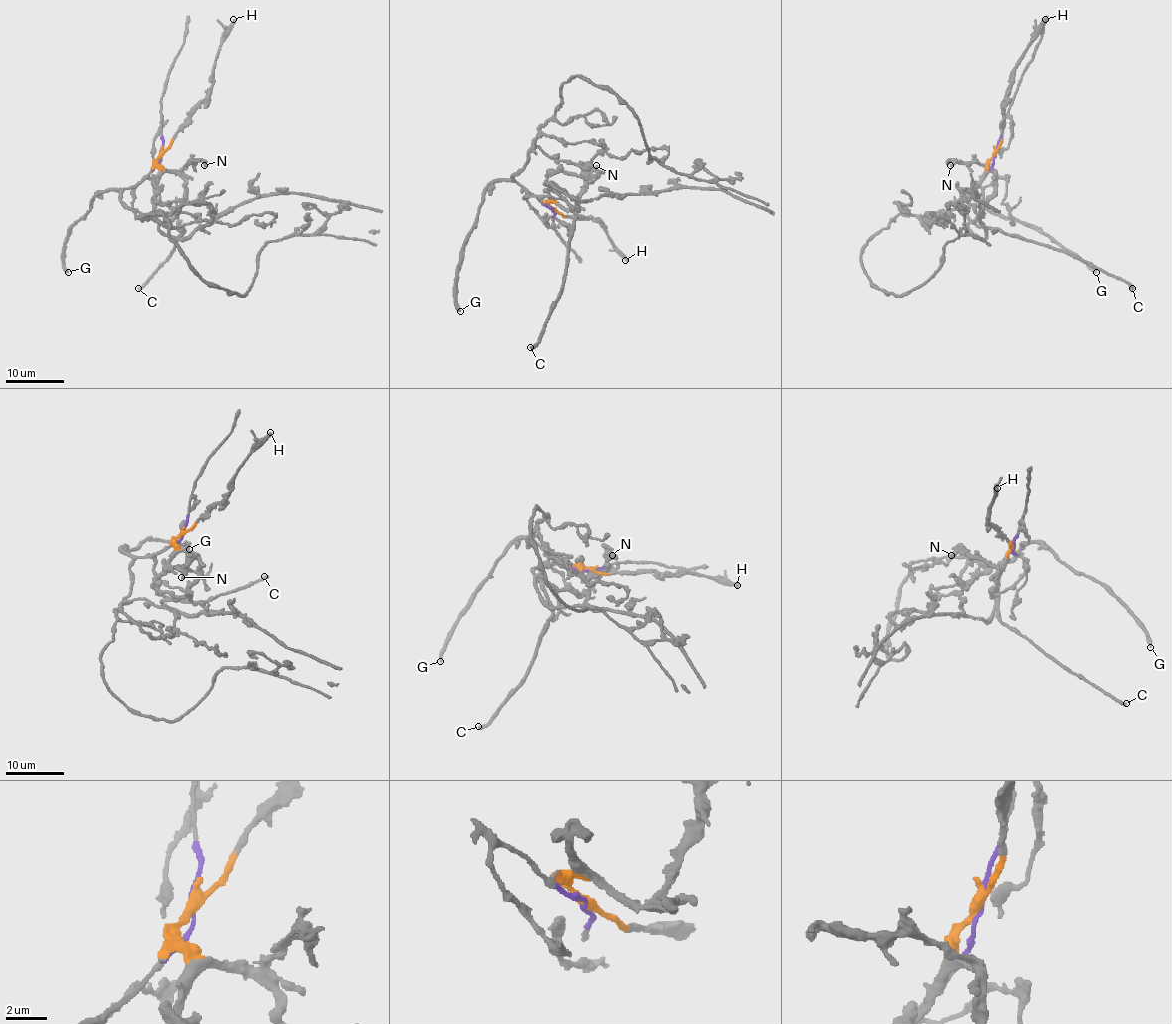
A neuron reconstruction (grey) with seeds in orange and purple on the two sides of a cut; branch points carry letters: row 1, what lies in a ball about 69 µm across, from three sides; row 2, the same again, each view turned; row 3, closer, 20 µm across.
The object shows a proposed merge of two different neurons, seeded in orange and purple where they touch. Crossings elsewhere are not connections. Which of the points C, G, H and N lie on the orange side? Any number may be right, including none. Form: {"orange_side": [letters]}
{"orange_side": ["C", "H", "N"]}

